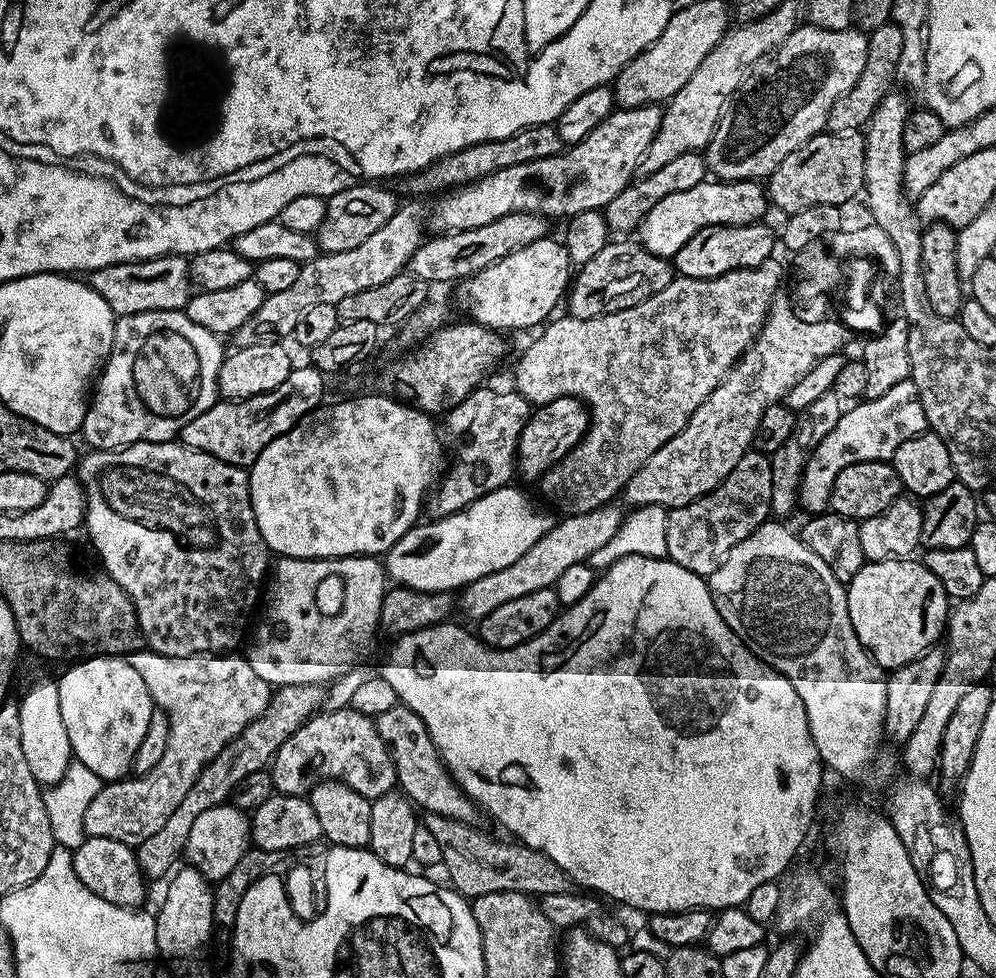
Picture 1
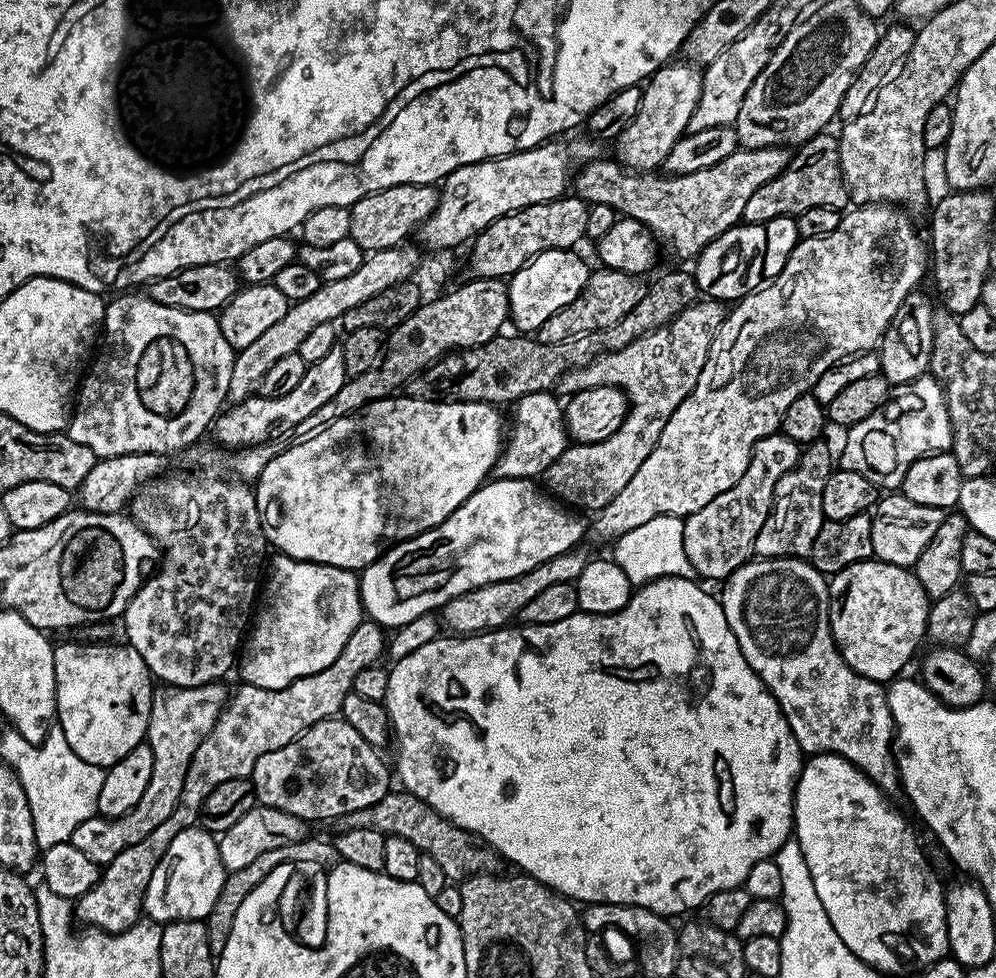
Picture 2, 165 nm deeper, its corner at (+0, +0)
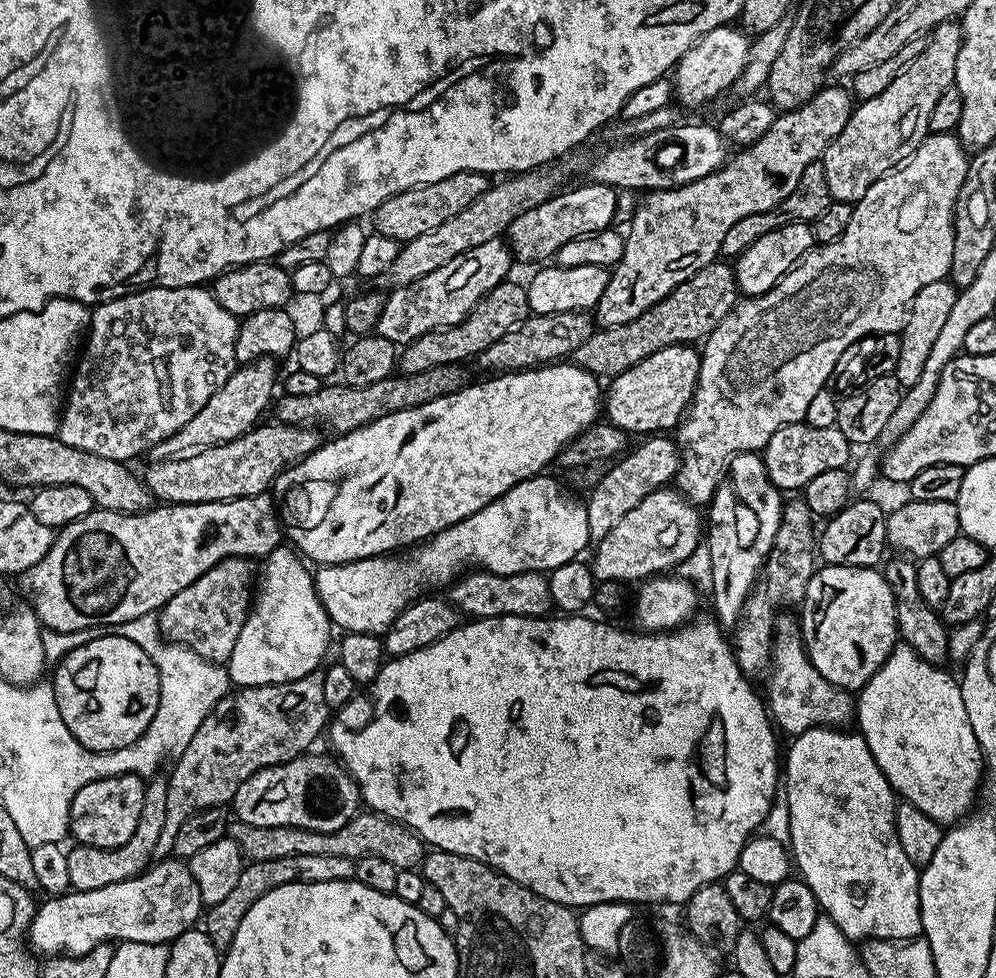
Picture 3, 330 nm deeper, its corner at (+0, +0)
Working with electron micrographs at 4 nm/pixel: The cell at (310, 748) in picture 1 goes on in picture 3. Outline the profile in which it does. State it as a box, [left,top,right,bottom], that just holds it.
[230,752,362,833]

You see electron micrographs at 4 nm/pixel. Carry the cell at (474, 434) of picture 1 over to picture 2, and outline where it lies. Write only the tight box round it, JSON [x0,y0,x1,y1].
[492,391,570,481]

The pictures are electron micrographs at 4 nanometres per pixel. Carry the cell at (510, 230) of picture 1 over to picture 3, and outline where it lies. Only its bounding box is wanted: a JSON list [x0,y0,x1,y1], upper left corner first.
[506,183,617,266]

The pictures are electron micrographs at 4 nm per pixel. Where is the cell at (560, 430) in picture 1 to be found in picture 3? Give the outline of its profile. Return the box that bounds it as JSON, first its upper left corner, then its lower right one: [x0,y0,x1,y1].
[602,344,700,434]

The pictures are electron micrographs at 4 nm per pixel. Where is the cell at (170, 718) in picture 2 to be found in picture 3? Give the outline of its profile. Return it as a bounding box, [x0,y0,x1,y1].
[68,779,167,891]

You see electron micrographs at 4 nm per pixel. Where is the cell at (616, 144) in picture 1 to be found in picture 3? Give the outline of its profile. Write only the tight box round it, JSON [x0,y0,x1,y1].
[674,26,749,108]

